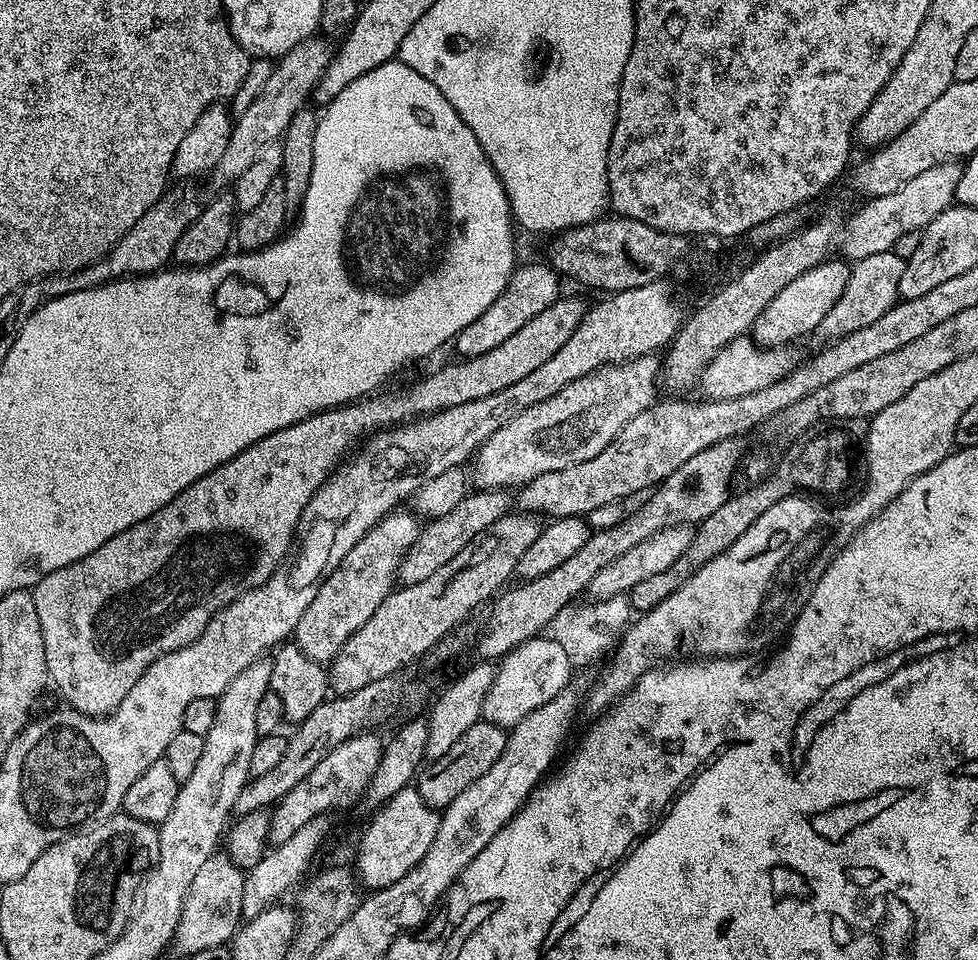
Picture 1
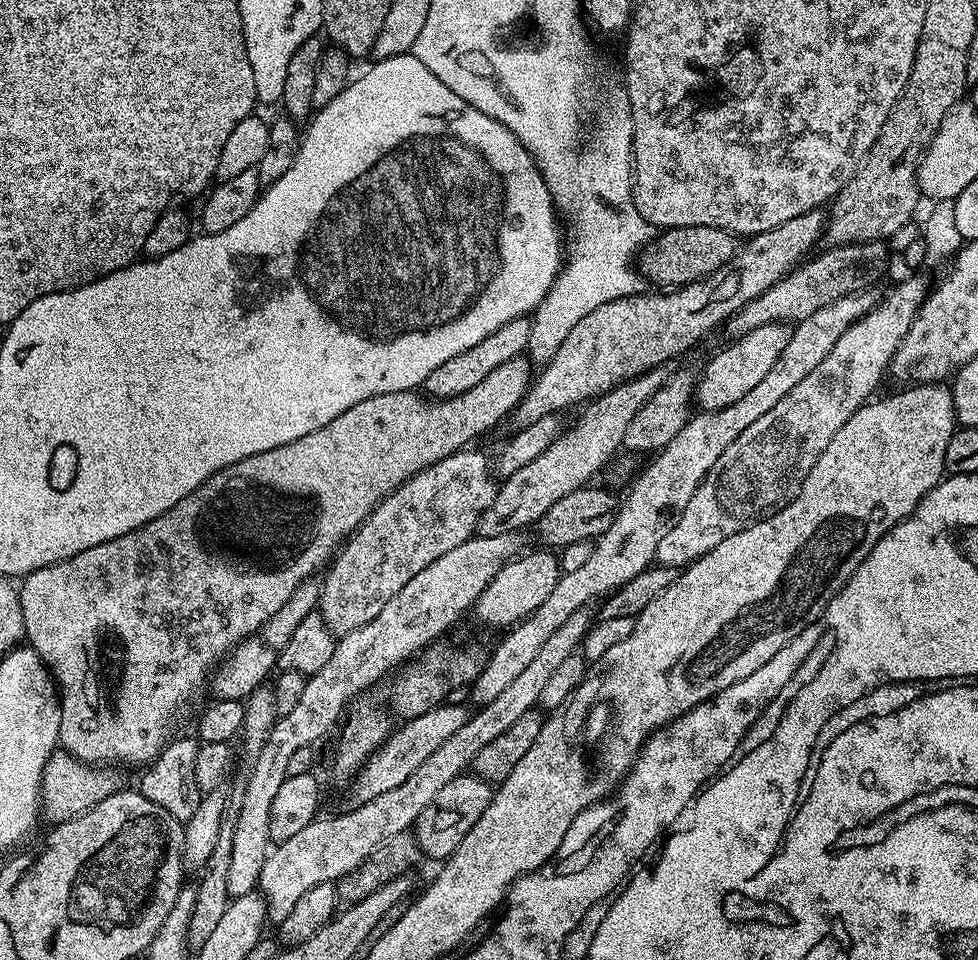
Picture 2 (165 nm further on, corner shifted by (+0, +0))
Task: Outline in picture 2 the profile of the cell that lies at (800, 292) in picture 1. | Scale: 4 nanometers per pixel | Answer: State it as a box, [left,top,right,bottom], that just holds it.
[694,323,789,412]

